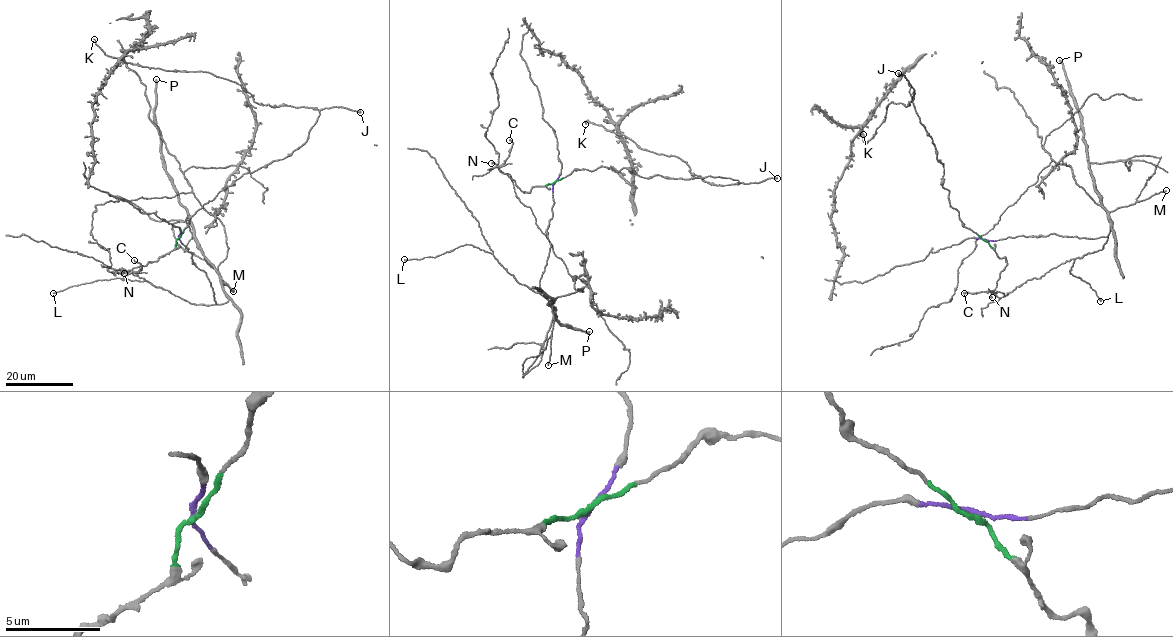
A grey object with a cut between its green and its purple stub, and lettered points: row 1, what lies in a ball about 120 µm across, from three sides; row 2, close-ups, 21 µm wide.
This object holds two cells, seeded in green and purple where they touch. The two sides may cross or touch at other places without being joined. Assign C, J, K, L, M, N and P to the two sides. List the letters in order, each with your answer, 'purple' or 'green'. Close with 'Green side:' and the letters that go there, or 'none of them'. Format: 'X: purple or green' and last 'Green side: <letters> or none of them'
C: green
J: green
K: green
L: purple
M: purple
N: green
P: purple
Green side: C, J, K, N

